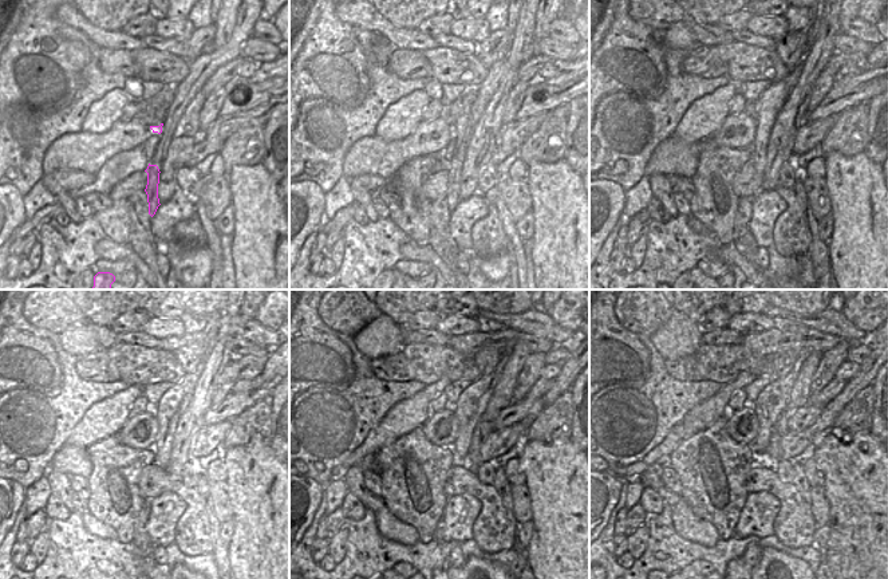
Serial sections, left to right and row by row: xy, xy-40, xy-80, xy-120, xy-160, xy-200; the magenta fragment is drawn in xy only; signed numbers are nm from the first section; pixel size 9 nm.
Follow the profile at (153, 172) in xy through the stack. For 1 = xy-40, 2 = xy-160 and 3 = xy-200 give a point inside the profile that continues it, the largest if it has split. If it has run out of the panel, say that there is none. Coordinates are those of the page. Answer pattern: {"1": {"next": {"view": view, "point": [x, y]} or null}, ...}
{"1": {"next": {"view": "xy-40", "point": [456, 165]}}, "2": {"next": {"view": "xy-160", "point": [470, 405]}}, "3": {"next": {"view": "xy-200", "point": [773, 400]}}}

